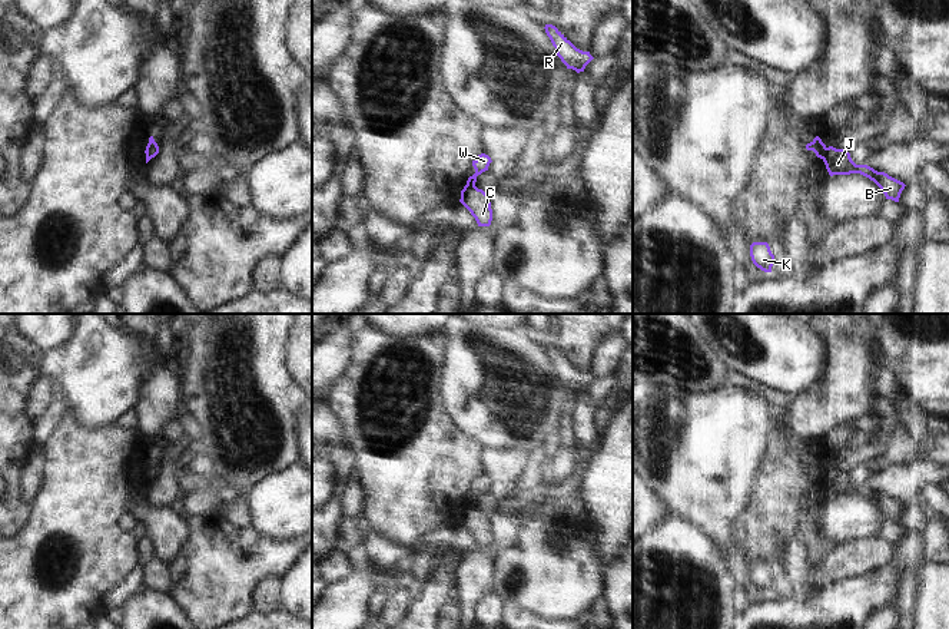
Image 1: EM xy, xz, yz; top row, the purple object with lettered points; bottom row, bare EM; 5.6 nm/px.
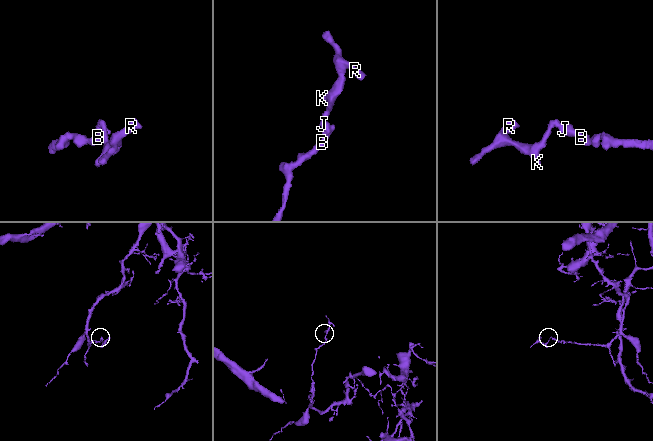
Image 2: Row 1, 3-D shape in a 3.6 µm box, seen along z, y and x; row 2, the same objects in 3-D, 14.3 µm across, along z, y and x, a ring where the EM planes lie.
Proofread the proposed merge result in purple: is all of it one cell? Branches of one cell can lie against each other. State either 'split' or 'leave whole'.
split

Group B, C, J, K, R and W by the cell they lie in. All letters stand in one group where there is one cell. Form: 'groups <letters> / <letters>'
groups B C J / K R W

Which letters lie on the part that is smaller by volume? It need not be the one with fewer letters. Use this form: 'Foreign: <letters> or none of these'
Foreign: K, R, W

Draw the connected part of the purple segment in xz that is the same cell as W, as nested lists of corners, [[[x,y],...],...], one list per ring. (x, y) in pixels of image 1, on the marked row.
[[[485,153],[478,155],[477,160],[472,160],[472,166],[475,169],[475,173],[468,178],[467,183],[475,185],[477,176],[481,175],[482,172],[488,171],[488,166],[491,163],[491,158]]]

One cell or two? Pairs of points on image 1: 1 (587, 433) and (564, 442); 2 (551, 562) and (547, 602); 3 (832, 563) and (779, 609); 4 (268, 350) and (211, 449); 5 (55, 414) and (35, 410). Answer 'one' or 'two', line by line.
1: two
2: one
3: two
4: one
5: two

